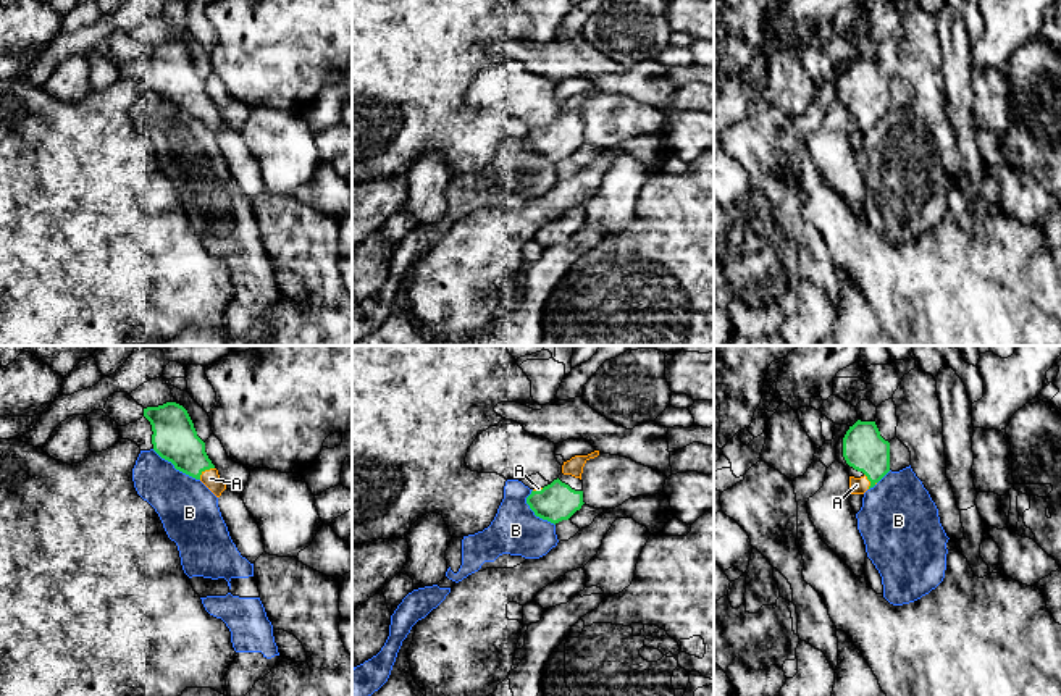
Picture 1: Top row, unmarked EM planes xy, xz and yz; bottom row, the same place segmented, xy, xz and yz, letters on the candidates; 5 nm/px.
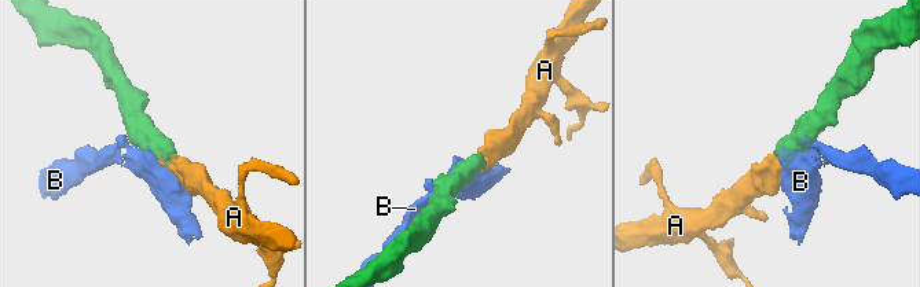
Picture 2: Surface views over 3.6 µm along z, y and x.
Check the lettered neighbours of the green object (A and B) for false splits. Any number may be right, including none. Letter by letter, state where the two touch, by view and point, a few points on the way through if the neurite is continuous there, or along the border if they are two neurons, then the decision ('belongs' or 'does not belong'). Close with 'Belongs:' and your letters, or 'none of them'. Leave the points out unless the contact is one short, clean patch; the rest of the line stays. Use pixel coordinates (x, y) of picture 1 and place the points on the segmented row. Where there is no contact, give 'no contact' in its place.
A: meets green in xy at (205, 469); belongs
B: meets green in xy at (176, 469); does not belong
Belongs: A

